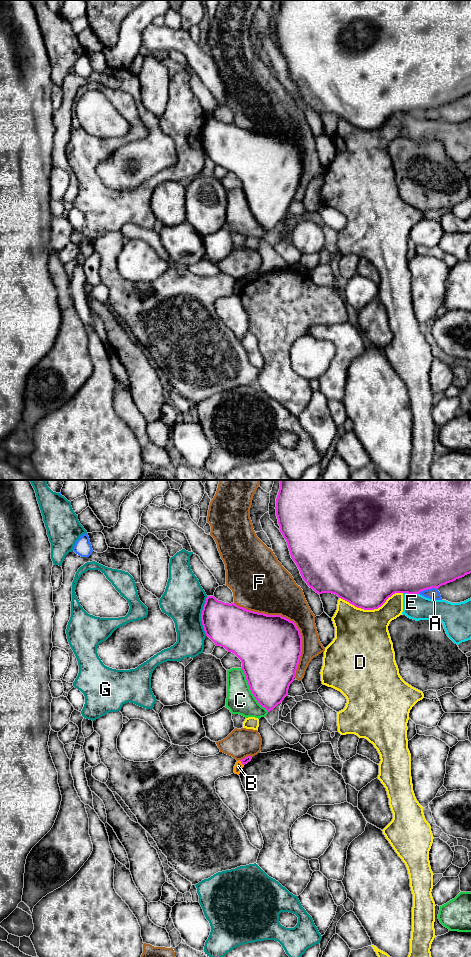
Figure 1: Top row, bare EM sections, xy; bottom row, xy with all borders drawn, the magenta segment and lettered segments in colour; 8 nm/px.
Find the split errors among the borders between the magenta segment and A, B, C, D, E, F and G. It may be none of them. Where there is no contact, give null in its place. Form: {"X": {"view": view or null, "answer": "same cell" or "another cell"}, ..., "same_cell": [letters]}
{"A": {"view": "xy", "answer": "another cell"}, "B": {"view": "xy", "answer": "another cell"}, "C": {"view": "xy", "answer": "another cell"}, "D": {"view": "xy", "answer": "another cell"}, "E": {"view": "xy", "answer": "another cell"}, "F": {"view": "xy", "answer": "another cell"}, "G": {"view": "xy", "answer": "another cell"}, "same_cell": []}

